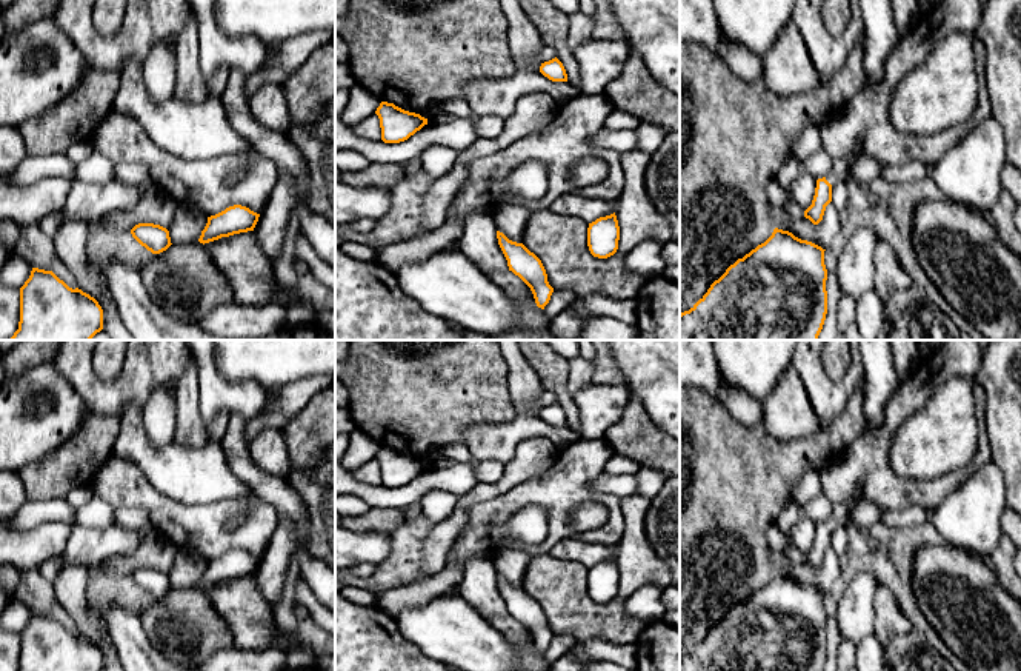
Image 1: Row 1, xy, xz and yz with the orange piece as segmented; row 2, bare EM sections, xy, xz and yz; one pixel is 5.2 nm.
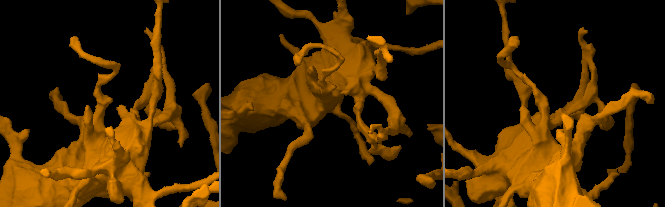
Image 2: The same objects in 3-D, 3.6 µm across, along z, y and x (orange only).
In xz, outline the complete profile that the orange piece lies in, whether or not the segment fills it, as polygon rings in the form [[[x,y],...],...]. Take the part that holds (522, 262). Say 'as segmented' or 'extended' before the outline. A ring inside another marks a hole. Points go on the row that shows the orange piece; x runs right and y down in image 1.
as segmented; [[[497,231],[497,239],[507,260],[509,271],[518,275],[530,288],[537,306],[544,309],[550,300],[554,288],[547,282],[547,274],[541,260],[523,243],[509,240],[500,231]]]

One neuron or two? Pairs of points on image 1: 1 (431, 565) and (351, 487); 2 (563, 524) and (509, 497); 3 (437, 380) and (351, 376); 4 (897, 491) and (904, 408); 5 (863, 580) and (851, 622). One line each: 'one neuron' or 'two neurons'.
1: two neurons
2: one neuron
3: one neuron
4: one neuron
5: one neuron

